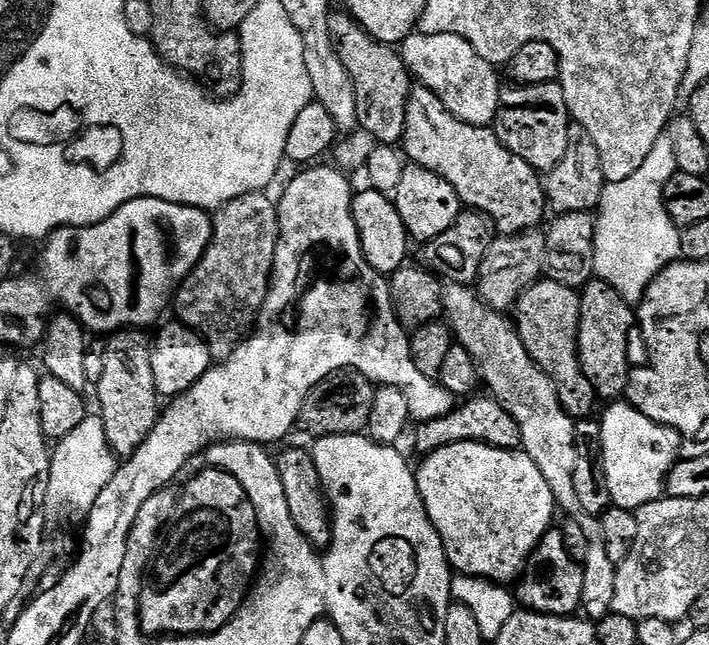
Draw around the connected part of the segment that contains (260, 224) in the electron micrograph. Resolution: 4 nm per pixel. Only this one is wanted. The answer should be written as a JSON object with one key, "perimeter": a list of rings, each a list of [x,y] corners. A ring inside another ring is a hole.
{"perimeter":[[[251,192],[248,196],[231,200],[219,211],[213,225],[212,243],[209,244],[195,270],[177,289],[176,307],[178,306],[181,321],[203,333],[211,332],[216,338],[234,336],[240,338],[255,325],[256,318],[260,314],[260,307],[263,306],[268,293],[268,284],[272,281],[272,263],[276,253],[276,243],[280,237],[277,205],[273,201],[271,204],[266,197],[267,195]]]}

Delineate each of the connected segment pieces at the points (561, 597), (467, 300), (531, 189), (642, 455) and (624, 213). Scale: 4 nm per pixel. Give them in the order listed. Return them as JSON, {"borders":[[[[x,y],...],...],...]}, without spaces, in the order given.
{"borders":[[[[550,530],[536,543],[536,549],[529,554],[524,570],[515,585],[517,588],[514,588],[515,599],[527,611],[545,612],[548,616],[570,616],[579,613],[583,572],[581,561],[573,556],[568,548],[568,541],[564,539],[563,531]]],[[[443,281],[440,293],[443,321],[451,330],[455,343],[476,361],[477,375],[481,383],[486,384],[489,395],[519,426],[521,449],[541,470],[554,494],[557,509],[575,523],[593,516],[579,501],[574,489],[574,473],[580,461],[576,450],[577,421],[562,406],[554,380],[526,350],[515,321],[487,305],[471,285]]],[[[416,86],[408,98],[402,148],[411,163],[446,178],[458,190],[461,205],[487,217],[497,233],[517,236],[539,229],[543,225],[544,208],[546,212],[541,173],[511,153],[491,127],[484,127],[488,126],[462,122],[444,108],[431,87]]],[[[612,402],[605,408],[608,409],[605,410],[604,421],[600,424],[600,452],[604,455],[602,467],[612,504],[618,508],[635,510],[661,499],[665,495],[664,482],[668,479],[668,472],[678,459],[677,433],[662,424],[656,424],[649,416],[642,414],[635,406],[627,402]]],[[[663,138],[651,148],[651,152],[643,160],[642,166],[629,178],[624,178],[620,182],[605,183],[595,215],[594,274],[597,279],[612,285],[624,301],[631,306],[639,305],[650,282],[662,269],[682,258],[682,230],[670,218],[664,200],[665,186],[678,171],[677,156],[674,154],[671,141]]]]}

